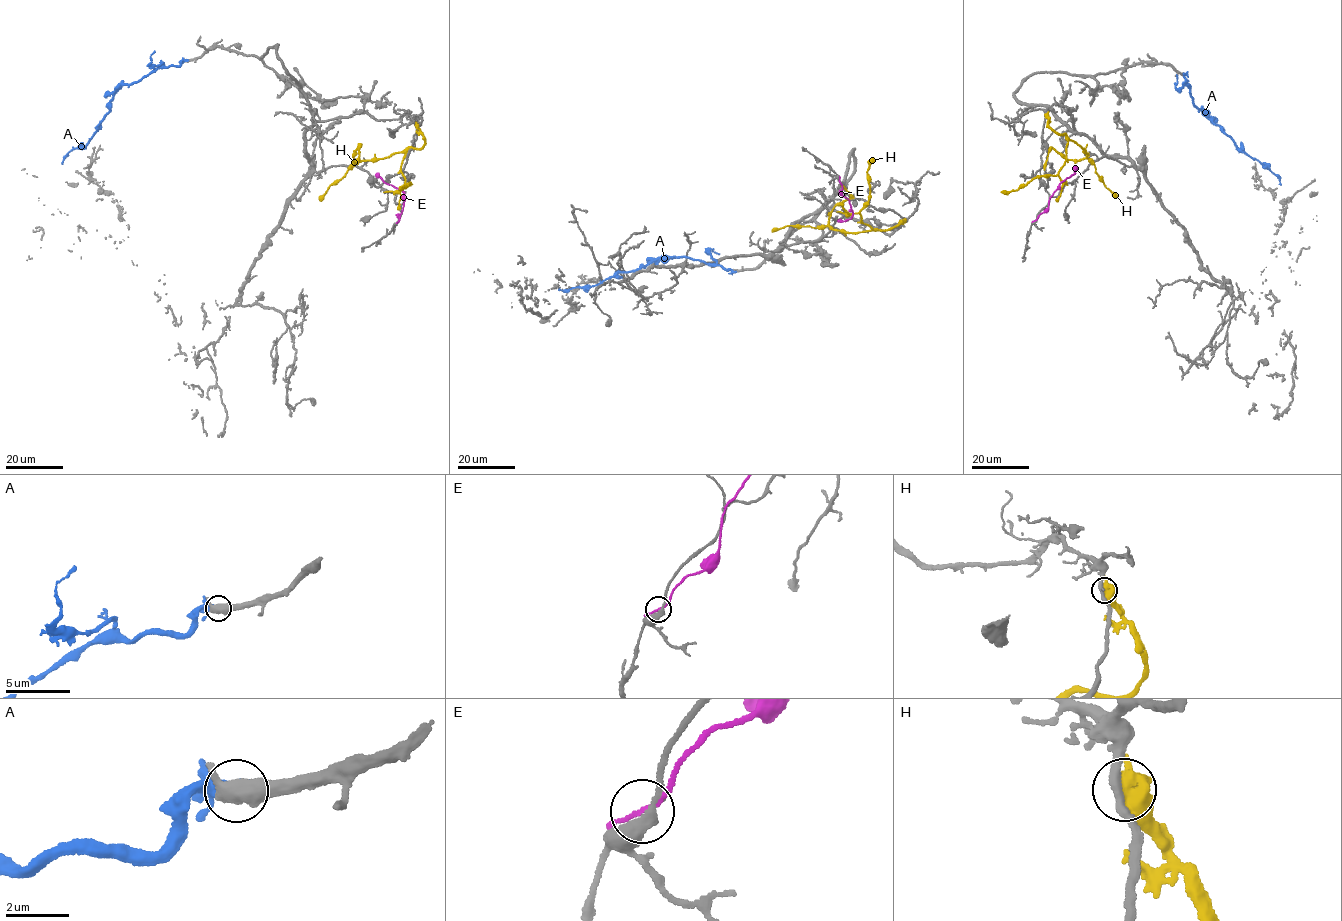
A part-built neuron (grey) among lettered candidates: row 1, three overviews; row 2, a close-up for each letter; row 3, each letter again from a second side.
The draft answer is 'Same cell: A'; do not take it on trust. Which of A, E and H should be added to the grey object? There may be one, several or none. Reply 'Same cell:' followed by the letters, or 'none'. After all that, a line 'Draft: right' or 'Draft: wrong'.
Same cell: A
Draft: right

